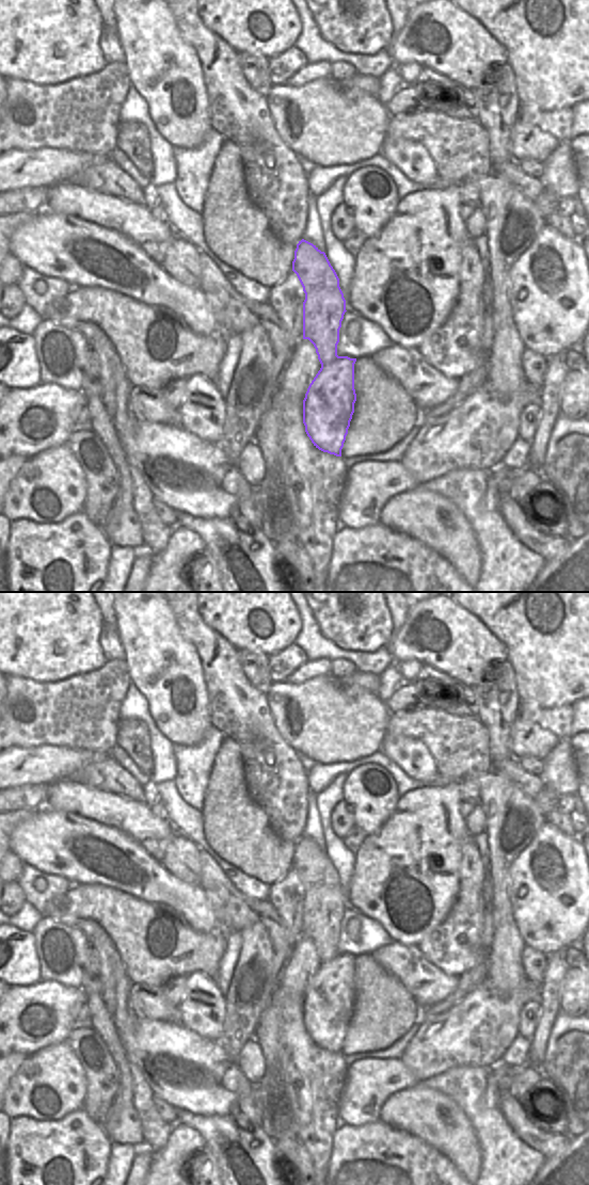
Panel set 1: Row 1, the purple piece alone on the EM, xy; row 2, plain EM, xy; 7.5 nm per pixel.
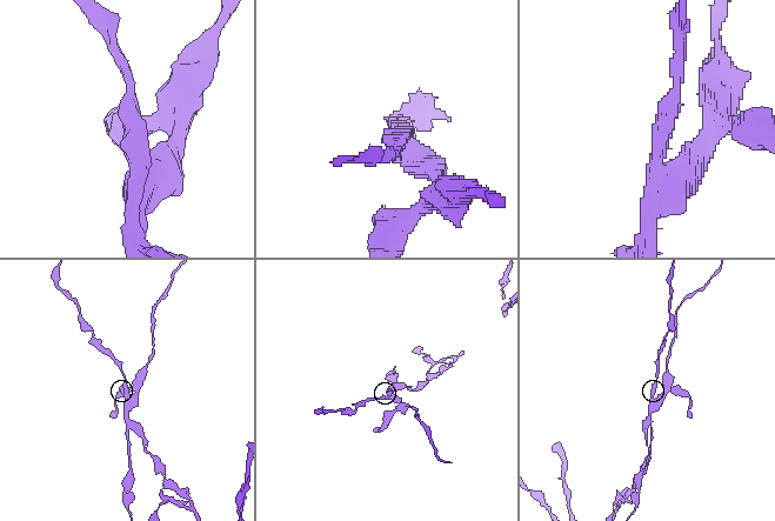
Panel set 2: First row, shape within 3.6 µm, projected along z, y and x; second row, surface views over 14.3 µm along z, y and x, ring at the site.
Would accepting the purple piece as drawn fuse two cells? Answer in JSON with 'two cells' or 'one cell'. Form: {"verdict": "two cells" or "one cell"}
{"verdict": "two cells"}

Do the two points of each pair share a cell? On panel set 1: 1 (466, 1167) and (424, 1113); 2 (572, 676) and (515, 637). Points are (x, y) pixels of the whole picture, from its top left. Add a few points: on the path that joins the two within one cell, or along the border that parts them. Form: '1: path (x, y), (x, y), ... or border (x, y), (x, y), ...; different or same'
1: path (464, 1153), (438, 1126); same
2: path (558, 662), (532, 637), (529, 637); same

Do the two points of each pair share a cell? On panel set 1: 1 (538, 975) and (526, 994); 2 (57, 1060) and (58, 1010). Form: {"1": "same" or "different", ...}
{"1": "different", "2": "different"}

